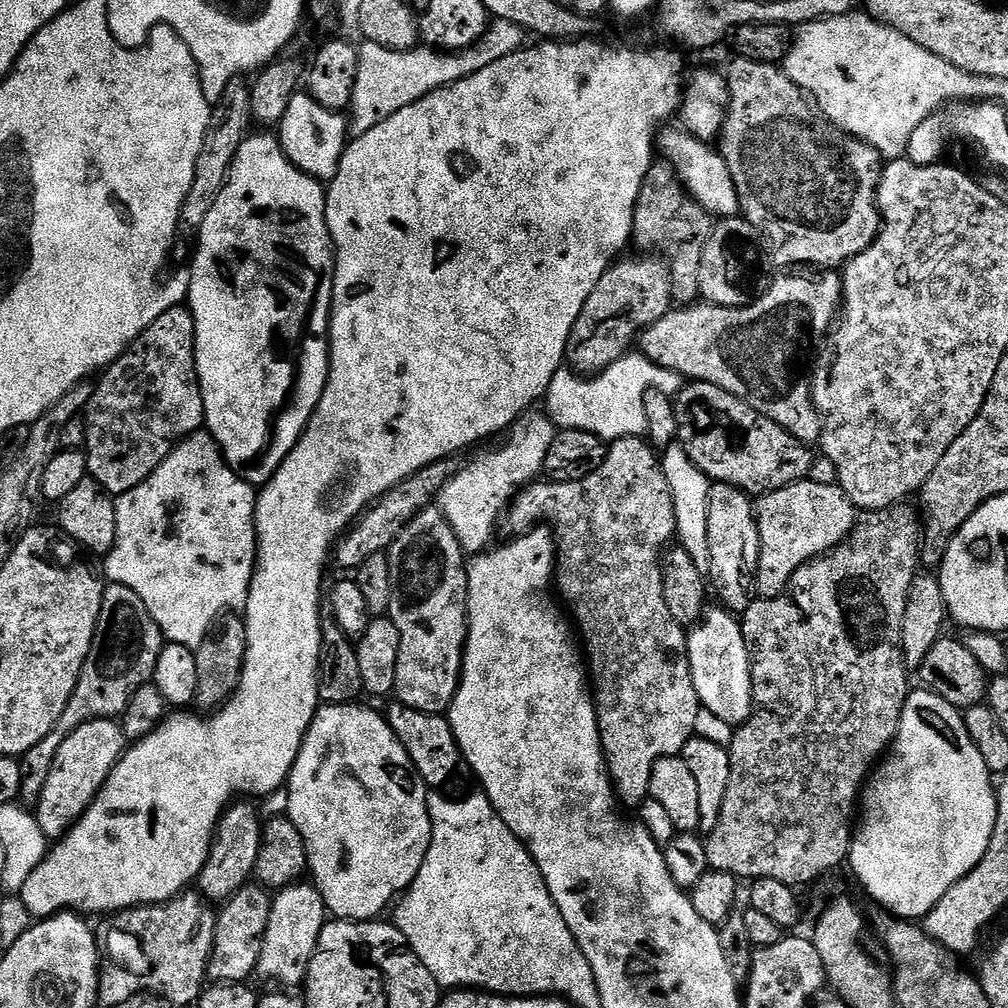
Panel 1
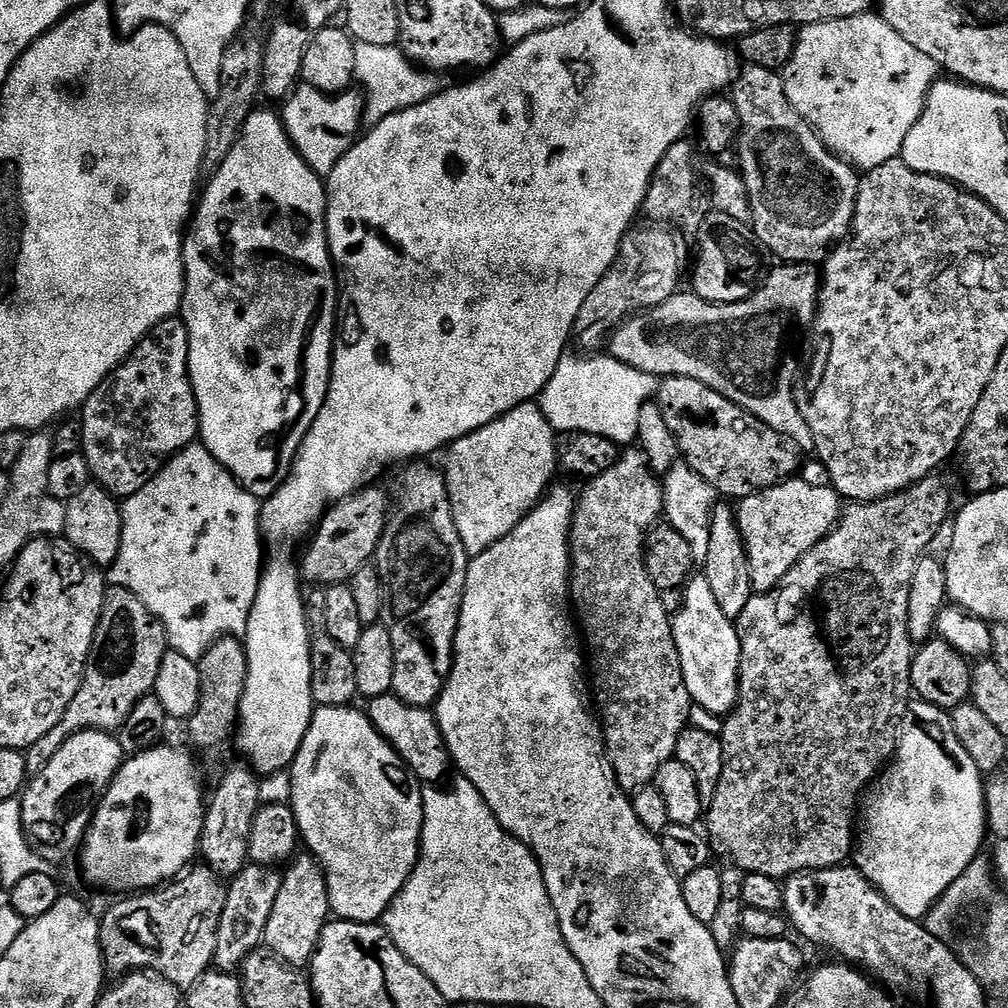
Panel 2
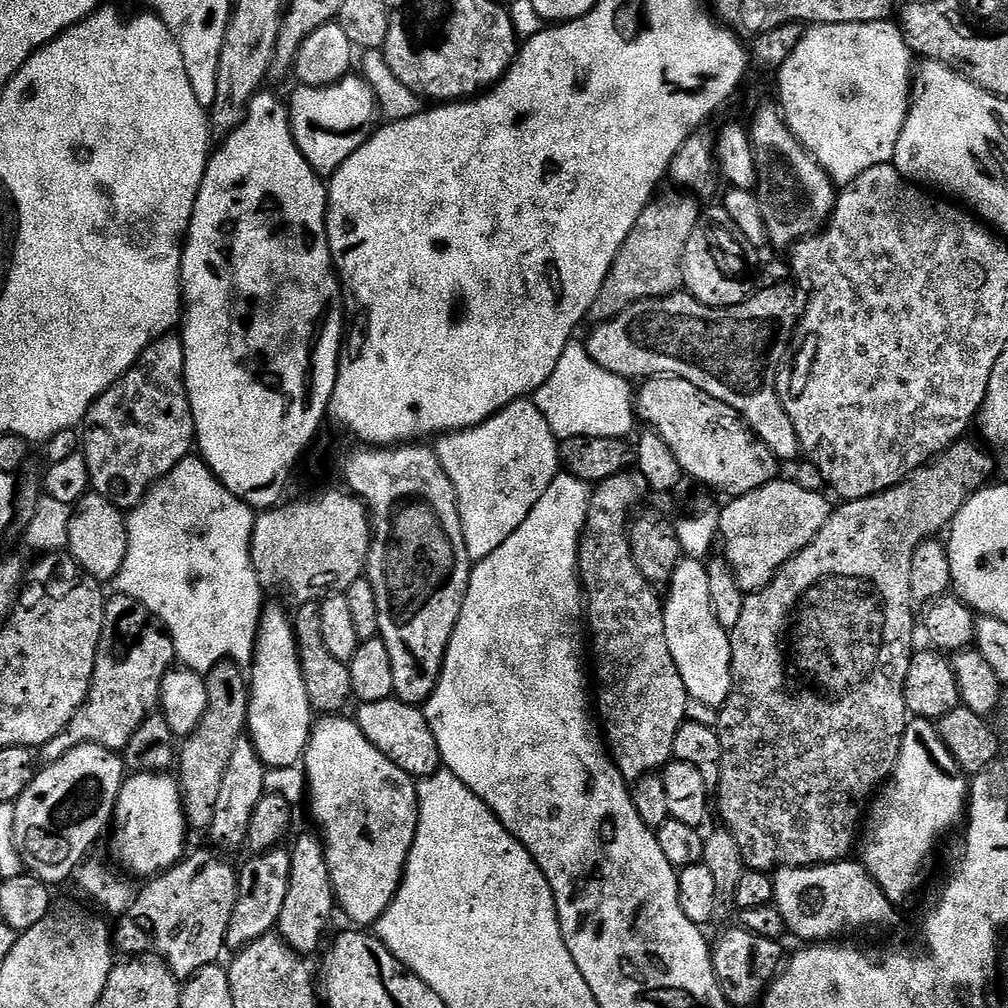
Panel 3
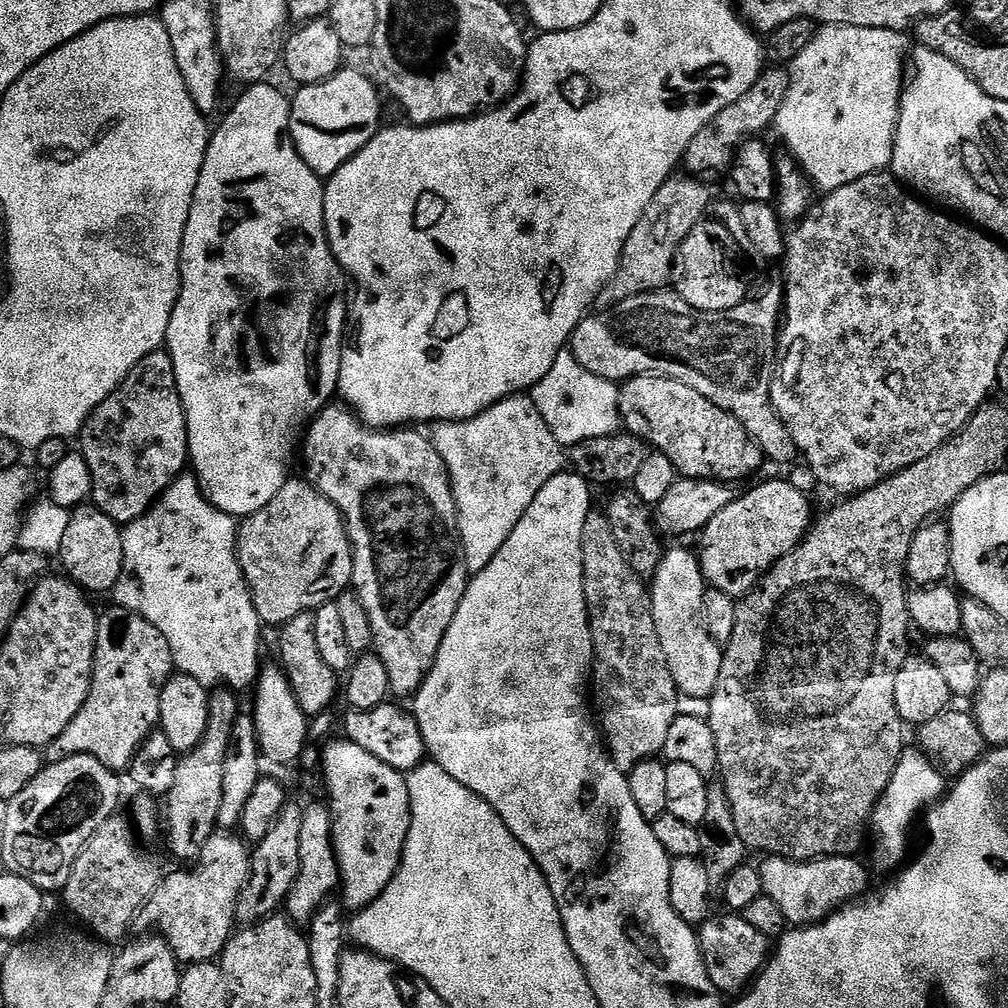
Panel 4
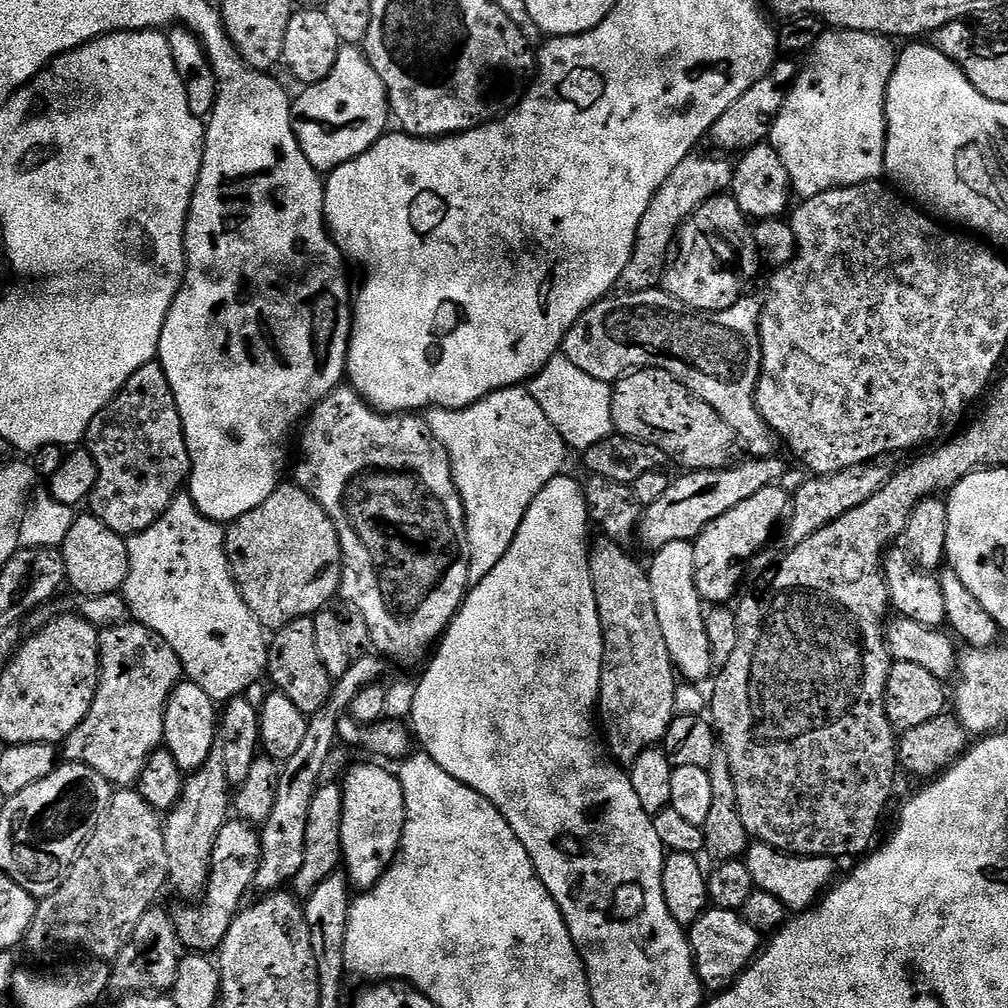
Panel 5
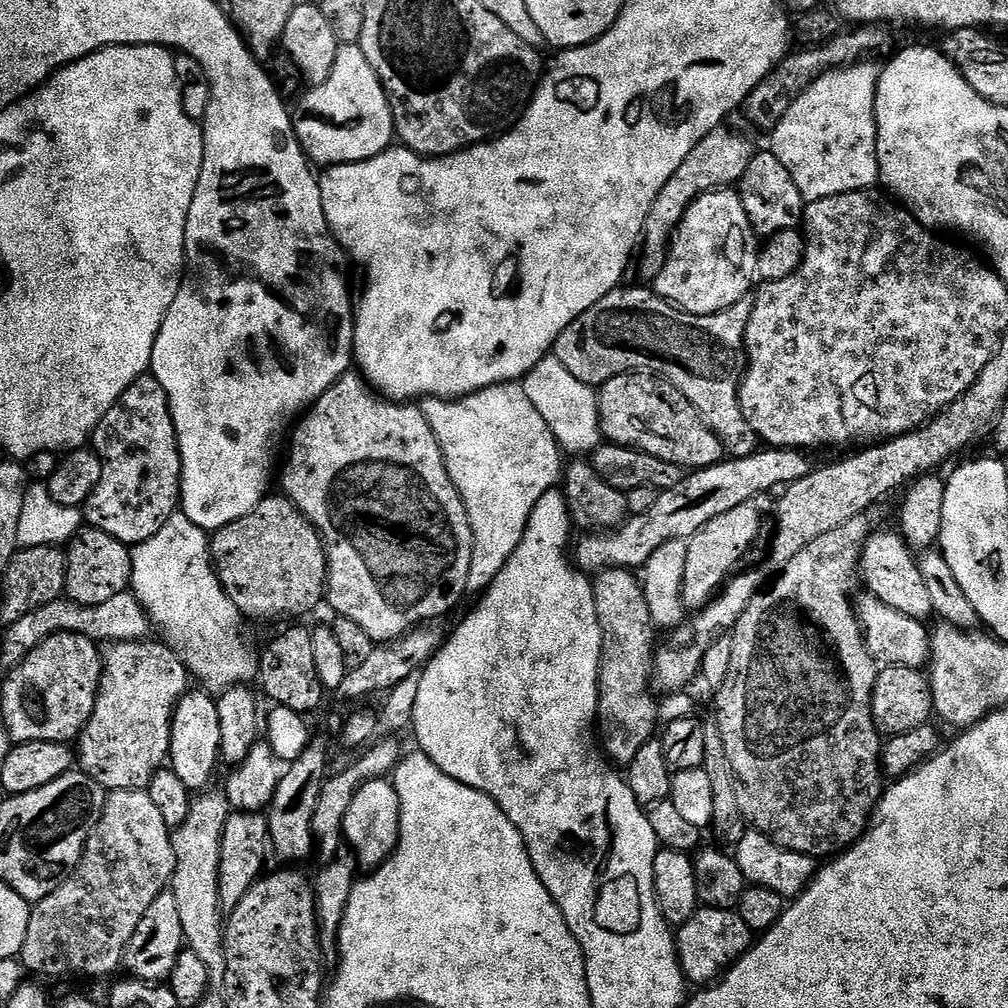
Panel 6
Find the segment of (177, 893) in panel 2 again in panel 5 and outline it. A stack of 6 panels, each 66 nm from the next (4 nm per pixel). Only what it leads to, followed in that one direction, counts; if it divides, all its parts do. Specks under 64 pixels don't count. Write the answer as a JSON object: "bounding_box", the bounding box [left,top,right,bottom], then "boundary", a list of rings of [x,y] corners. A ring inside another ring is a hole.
{"bounding_box":[175,818,260,954],"boundary":[[[229,818],[222,826],[222,830],[218,830],[218,838],[214,838],[214,848],[212,857],[210,858],[210,866],[208,867],[208,886],[204,889],[201,908],[192,908],[196,906],[184,906],[179,913],[175,913],[176,934],[180,937],[181,945],[185,949],[191,950],[193,953],[208,954],[210,950],[219,949],[220,944],[226,938],[226,930],[230,930],[230,926],[234,922],[237,912],[241,911],[242,903],[240,899],[247,894],[256,882],[256,870],[260,861],[260,833],[253,825],[239,819]]]}

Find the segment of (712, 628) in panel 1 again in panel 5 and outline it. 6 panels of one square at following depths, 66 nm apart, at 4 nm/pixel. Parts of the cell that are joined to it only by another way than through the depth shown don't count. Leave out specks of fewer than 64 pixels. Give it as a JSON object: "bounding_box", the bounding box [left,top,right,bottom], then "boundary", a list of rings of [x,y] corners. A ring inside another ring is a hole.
{"bounding_box":[647,541,713,684],"boundary":[[[691,541],[670,542],[653,553],[647,574],[654,597],[654,610],[673,667],[689,683],[700,684],[713,671],[712,651],[706,635],[704,603],[694,582],[694,550]]]}

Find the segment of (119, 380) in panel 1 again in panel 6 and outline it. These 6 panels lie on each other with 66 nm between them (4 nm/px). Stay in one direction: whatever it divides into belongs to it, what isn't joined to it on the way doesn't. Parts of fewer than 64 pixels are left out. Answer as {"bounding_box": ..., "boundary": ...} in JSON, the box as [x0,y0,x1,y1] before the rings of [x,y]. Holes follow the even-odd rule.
{"bounding_box":[83,374,182,546],"boundary":[[[151,374],[140,376],[128,389],[106,410],[102,422],[92,431],[91,447],[100,457],[102,478],[98,478],[98,486],[92,492],[86,507],[83,509],[83,519],[91,527],[102,530],[118,542],[135,546],[154,538],[162,526],[181,507],[180,475],[182,462],[180,461],[180,447],[174,430],[174,418],[170,414],[170,402],[166,390],[162,390],[162,382],[158,382]]]}

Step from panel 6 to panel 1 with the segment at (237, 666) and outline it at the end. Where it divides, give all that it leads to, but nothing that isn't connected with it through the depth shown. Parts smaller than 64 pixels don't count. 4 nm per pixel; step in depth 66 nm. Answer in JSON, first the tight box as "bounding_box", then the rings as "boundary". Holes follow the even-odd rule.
{"bounding_box":[102,430,257,649],"boundary":[[[201,430],[181,440],[167,458],[134,490],[115,497],[116,521],[118,522],[118,534],[114,538],[114,546],[102,560],[102,572],[111,583],[130,586],[142,602],[146,602],[146,610],[150,610],[150,618],[159,626],[165,641],[169,644],[181,644],[187,648],[196,649],[209,632],[216,627],[218,621],[229,610],[243,610],[248,606],[248,591],[252,585],[252,575],[256,569],[256,497],[257,489],[240,477],[232,467],[224,461],[224,455],[220,453],[220,447],[216,439],[207,430]]]}

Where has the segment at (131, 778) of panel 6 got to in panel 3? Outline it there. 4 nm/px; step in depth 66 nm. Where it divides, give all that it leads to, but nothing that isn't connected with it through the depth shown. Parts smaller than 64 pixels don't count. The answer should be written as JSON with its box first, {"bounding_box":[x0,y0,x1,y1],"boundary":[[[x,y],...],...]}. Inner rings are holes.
{"bounding_box":[39,594,176,765],"boundary":[[[119,594],[113,597],[104,605],[102,634],[98,638],[88,696],[63,730],[39,749],[39,759],[45,765],[83,744],[97,744],[119,753],[159,705],[162,678],[176,660],[172,639],[137,600]]]}

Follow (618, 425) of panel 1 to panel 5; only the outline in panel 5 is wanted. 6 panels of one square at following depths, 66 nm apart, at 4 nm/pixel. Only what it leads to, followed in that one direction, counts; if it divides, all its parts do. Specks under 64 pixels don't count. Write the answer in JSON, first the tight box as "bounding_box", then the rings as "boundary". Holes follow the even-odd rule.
{"bounding_box":[530,354,613,450],"boundary":[[[563,354],[552,356],[545,368],[532,377],[530,391],[534,402],[542,406],[546,418],[550,418],[554,430],[562,434],[569,449],[583,450],[613,435],[612,384],[590,378],[590,374],[578,370],[578,366],[574,366],[574,362],[570,362]]]}

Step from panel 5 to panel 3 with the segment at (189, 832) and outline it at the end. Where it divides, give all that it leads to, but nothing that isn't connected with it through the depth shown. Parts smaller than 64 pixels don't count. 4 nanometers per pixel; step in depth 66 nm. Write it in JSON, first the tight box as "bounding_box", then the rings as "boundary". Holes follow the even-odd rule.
{"bounding_box":[178,660,250,830],"boundary":[[[223,660],[206,673],[206,714],[195,730],[178,748],[178,783],[180,799],[184,801],[184,818],[200,830],[207,830],[214,818],[214,802],[218,802],[218,790],[222,787],[222,774],[230,760],[234,742],[245,733],[248,722],[250,684],[241,665]]]}

